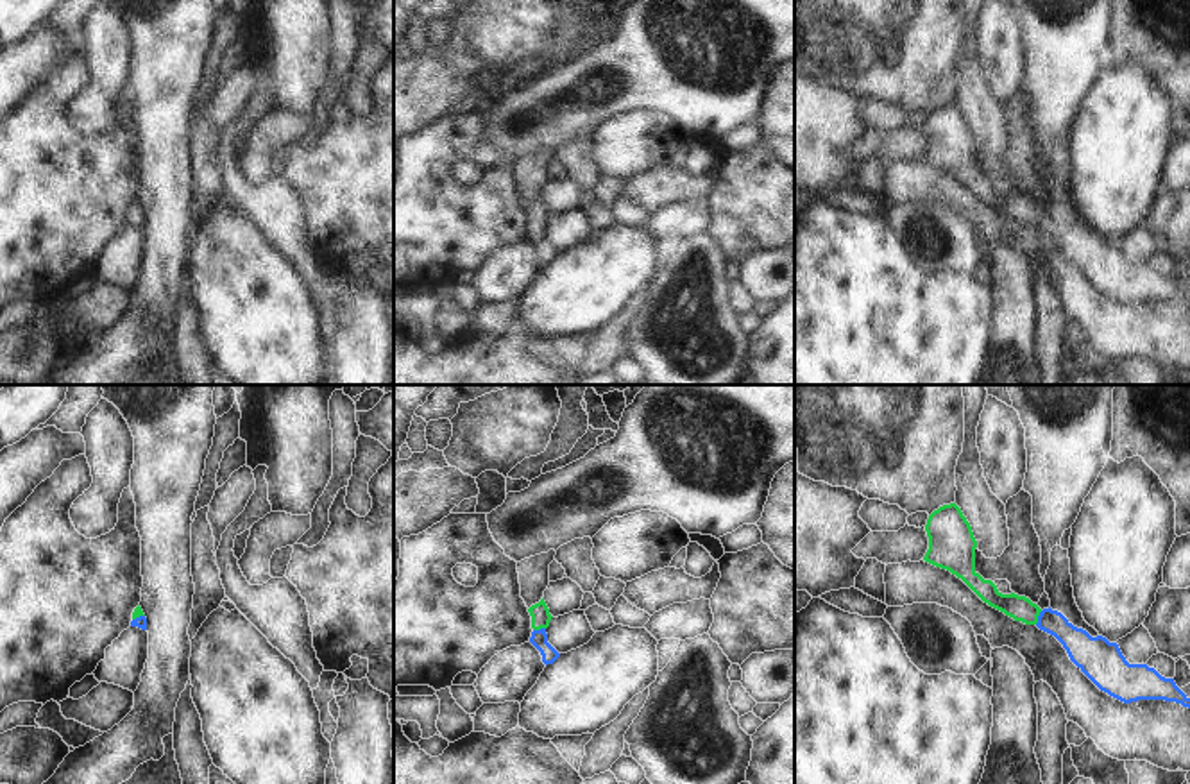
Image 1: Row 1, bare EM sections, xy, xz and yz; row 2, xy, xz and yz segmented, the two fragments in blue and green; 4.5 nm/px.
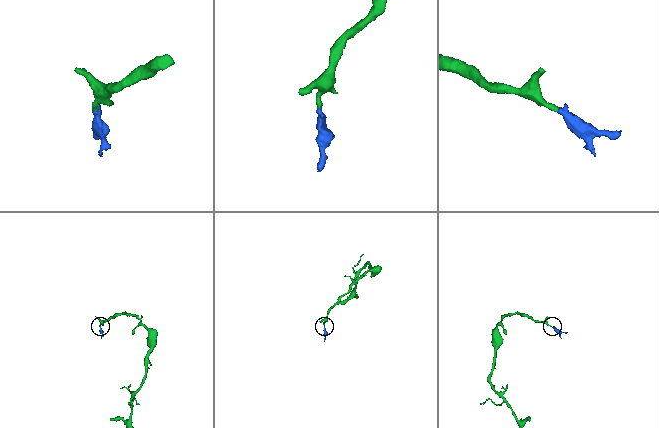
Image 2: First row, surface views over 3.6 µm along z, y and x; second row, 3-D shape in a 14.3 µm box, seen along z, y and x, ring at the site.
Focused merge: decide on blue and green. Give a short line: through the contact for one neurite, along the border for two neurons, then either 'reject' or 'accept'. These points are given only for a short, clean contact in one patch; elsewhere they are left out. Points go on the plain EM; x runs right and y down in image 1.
line yz (1083, 249), (1058, 224), (1038, 217), (1022, 208); accept

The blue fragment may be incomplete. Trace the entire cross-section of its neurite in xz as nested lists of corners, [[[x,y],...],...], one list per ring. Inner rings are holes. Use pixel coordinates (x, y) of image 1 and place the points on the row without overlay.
[[[544,197],[539,202],[531,204],[528,211],[531,215],[533,227],[530,242],[540,251],[542,261],[546,265],[553,263],[560,256],[560,252],[548,242],[546,227],[549,226],[553,215],[549,213]]]

